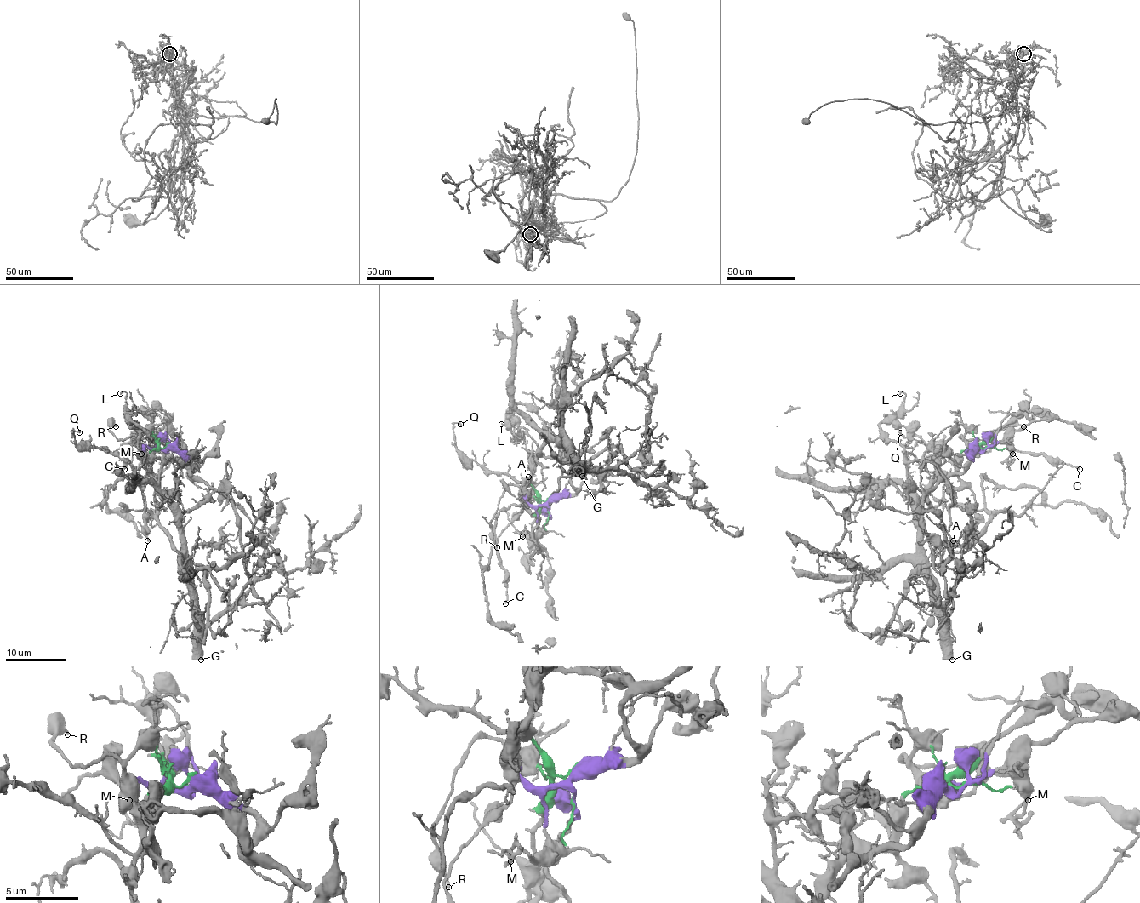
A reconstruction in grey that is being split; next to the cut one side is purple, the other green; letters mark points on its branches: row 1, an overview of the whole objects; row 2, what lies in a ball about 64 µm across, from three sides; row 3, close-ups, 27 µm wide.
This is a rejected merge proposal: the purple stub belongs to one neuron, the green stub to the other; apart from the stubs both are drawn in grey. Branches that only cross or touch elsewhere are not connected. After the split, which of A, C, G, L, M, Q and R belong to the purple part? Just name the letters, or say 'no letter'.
C, M, R

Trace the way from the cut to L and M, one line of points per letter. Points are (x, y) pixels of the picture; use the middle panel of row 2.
L: (547, 505), (529, 479), (545, 425), (523, 403), (514, 407), (508, 429), (502, 423)
M: (547, 504), (541, 504), (537, 508), (538, 528), (532, 535), (524, 531), (523, 537)

